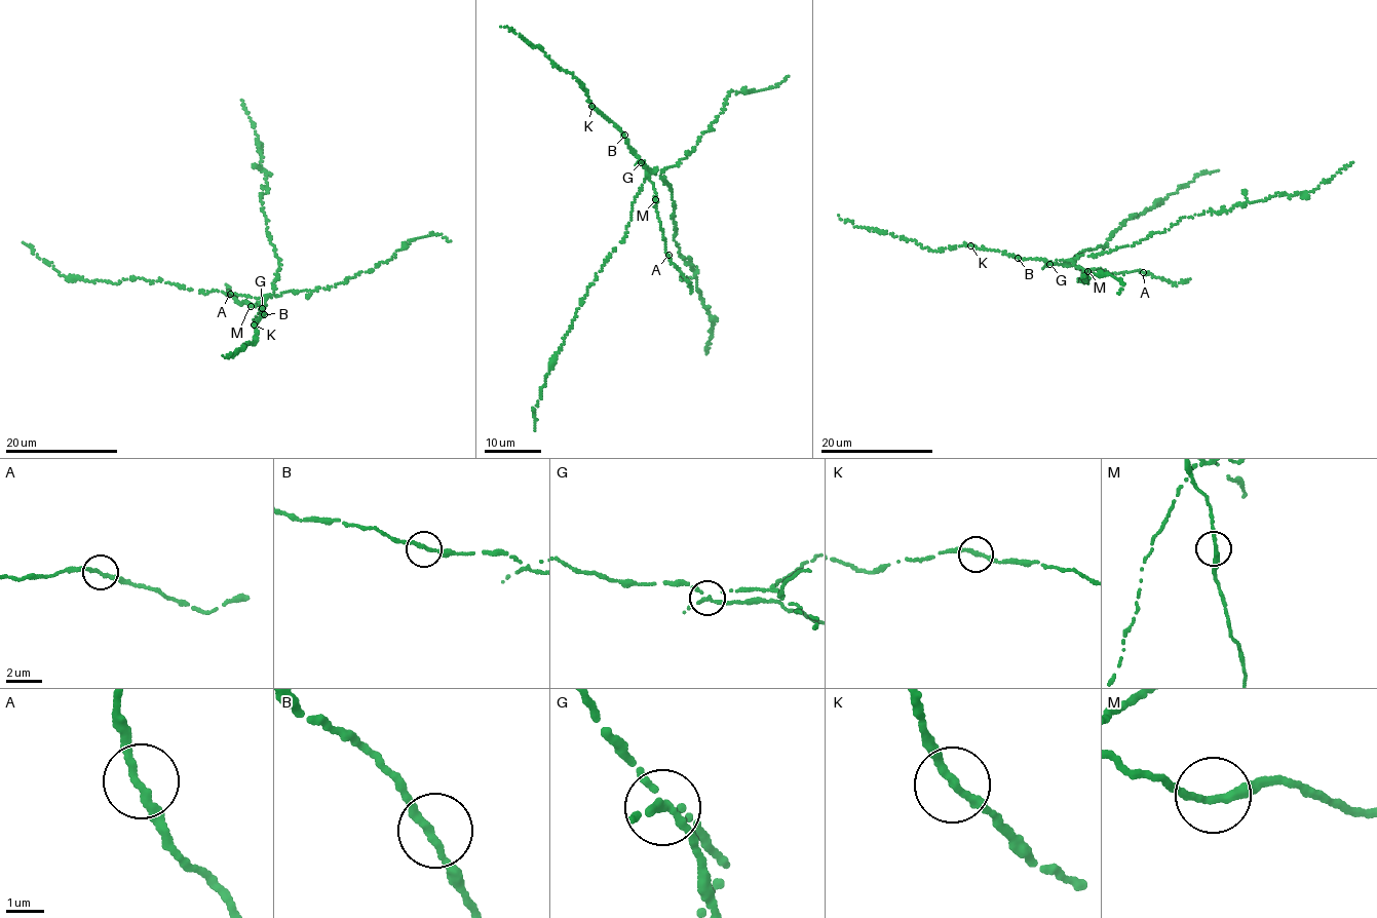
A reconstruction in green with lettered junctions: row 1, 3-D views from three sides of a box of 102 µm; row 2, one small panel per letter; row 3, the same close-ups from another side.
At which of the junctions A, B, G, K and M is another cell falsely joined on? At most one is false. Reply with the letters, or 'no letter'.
G

